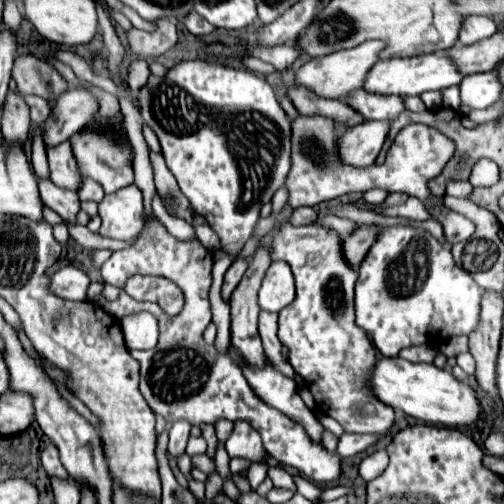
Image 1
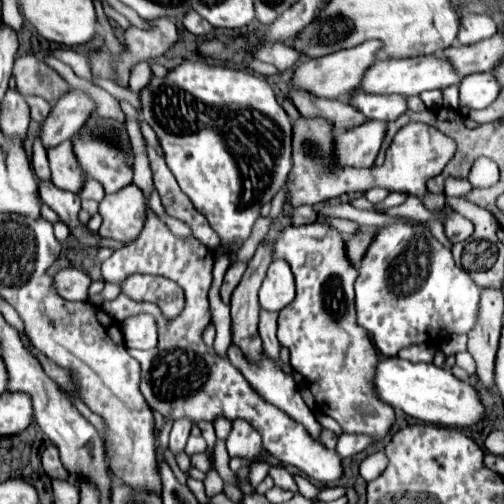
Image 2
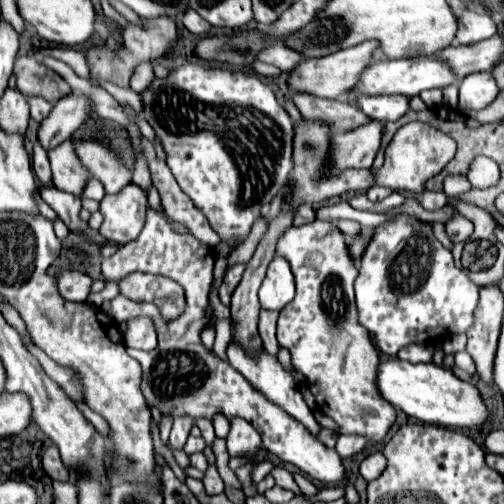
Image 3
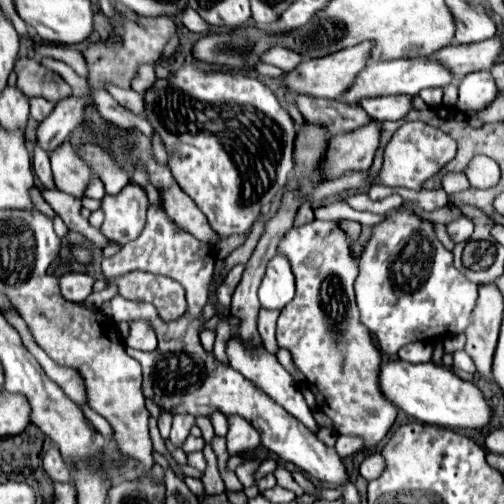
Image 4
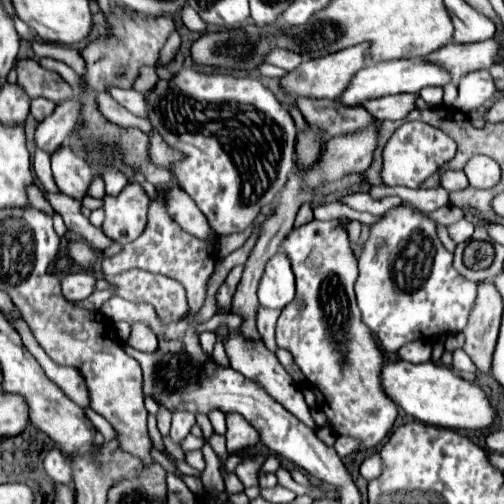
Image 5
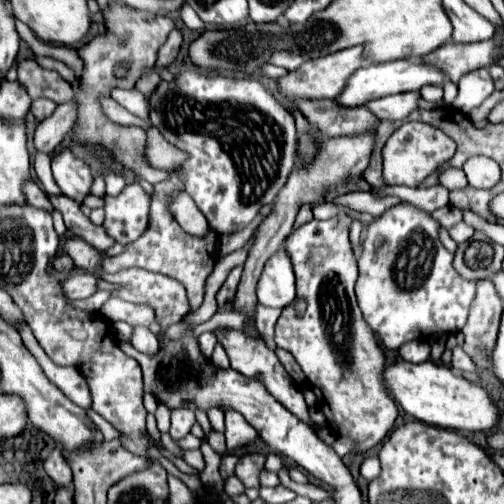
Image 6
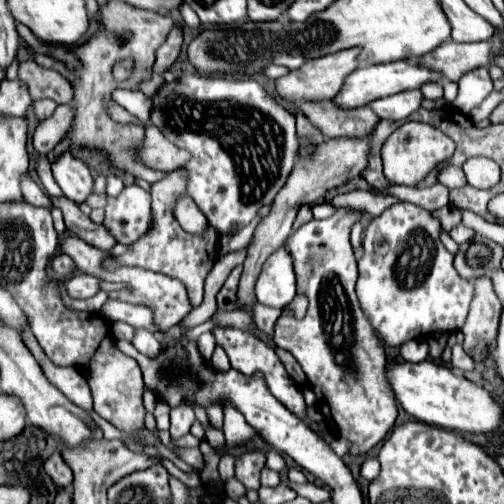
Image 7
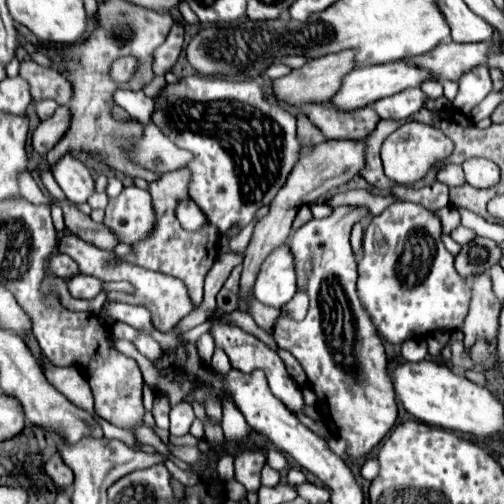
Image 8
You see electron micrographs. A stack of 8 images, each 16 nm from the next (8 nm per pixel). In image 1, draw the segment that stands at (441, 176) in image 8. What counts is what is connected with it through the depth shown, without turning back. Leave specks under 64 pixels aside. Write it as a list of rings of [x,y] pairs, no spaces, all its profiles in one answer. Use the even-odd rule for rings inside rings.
[[[448,180],[446,184],[446,194],[448,196],[458,196],[458,198],[468,198],[468,192],[472,190],[470,182],[466,180]]]

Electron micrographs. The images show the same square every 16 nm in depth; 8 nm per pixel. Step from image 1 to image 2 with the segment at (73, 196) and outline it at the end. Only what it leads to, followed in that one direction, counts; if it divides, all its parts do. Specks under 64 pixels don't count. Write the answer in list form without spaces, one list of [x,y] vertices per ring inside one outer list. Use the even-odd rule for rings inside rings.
[[[40,182],[40,198],[60,216],[60,220],[64,224],[68,224],[68,228],[76,228],[76,226],[84,226],[78,220],[78,212],[80,212],[80,198],[72,192],[60,190],[56,188],[52,182]]]

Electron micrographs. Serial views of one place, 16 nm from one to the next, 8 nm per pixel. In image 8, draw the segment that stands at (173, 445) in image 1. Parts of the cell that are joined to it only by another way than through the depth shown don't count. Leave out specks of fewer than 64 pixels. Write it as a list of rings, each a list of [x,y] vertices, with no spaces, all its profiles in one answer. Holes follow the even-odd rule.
[[[182,400],[180,404],[174,404],[170,410],[170,434],[172,436],[184,436],[190,430],[190,424],[194,422],[194,412],[190,402]]]

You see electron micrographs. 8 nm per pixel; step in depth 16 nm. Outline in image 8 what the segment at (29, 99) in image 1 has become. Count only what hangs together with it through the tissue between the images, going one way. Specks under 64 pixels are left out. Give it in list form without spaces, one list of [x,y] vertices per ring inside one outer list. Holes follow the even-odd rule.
[[[42,100],[42,102],[38,102],[38,104],[36,104],[38,118],[40,118],[40,120],[50,118],[50,116],[52,116],[52,112],[54,112],[56,108],[58,108],[58,104],[56,104],[56,102],[52,102],[52,100]]]

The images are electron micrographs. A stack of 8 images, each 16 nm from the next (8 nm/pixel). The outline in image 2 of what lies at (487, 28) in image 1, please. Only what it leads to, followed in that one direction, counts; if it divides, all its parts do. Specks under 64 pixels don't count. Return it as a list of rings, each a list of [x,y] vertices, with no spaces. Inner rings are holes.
[[[460,12],[460,30],[456,36],[458,44],[470,44],[476,40],[484,40],[492,34],[496,34],[496,24],[490,16],[472,14],[472,12]]]

